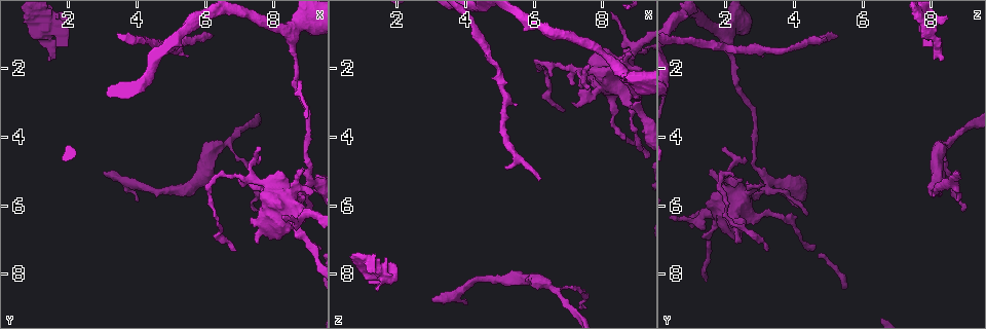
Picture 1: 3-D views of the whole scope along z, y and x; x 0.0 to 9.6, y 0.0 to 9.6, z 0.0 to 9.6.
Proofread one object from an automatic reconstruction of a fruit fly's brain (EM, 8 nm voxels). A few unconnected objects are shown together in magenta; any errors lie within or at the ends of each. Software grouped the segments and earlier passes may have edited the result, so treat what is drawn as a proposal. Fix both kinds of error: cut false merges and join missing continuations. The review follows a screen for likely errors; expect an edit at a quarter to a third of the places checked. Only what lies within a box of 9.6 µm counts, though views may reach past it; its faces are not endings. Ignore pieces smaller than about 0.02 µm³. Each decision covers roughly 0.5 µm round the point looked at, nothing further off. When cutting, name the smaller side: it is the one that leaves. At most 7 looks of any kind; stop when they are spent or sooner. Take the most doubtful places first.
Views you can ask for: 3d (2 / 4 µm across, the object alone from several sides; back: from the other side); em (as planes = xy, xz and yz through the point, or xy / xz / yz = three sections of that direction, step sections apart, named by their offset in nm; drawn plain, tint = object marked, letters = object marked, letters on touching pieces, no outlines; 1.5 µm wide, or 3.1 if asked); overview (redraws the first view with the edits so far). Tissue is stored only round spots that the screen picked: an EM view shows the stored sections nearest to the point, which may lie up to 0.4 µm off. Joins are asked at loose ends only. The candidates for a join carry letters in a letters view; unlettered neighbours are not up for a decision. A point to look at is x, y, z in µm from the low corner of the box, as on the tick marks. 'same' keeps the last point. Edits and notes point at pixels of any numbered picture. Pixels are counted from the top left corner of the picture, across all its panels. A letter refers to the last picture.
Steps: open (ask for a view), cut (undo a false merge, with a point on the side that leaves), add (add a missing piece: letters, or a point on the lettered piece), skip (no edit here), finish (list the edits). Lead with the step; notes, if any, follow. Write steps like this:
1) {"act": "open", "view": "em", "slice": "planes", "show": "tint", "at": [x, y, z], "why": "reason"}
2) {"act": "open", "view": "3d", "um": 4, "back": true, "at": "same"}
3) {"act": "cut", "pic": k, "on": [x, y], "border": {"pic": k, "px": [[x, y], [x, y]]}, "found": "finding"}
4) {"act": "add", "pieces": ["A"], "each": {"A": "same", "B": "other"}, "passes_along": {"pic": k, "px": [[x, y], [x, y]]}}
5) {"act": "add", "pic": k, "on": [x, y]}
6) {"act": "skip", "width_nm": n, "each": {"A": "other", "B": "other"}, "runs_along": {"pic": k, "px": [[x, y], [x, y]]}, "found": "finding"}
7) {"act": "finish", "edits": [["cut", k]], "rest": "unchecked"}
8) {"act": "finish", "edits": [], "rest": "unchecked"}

{"act": "open", "view": "em", "slice": "yz", "step": 4, "show": "letters", "at": [6.20, 1.00, 5.20]}

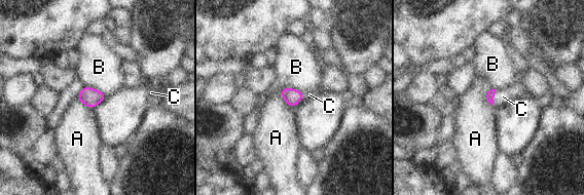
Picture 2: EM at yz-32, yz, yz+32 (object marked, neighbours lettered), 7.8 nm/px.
{"act": "add", "pieces": ["C"], "each": {"A": "other", "B": "other", "C": "same"}, "found": "the cell continues"}

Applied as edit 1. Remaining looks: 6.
{"act": "open", "view": "overview", "why": "redraw"}

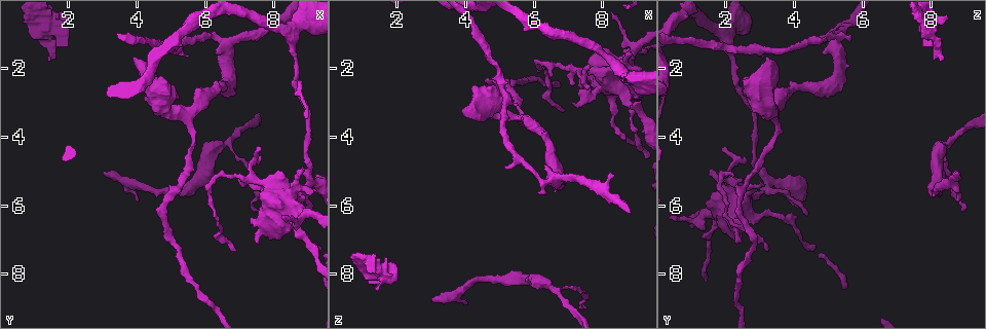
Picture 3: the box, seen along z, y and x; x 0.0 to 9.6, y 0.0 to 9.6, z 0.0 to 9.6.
{"act": "open", "view": "3d", "um": 2, "at": [8.30, 4.95, 2.00], "why": "branch stops here"}

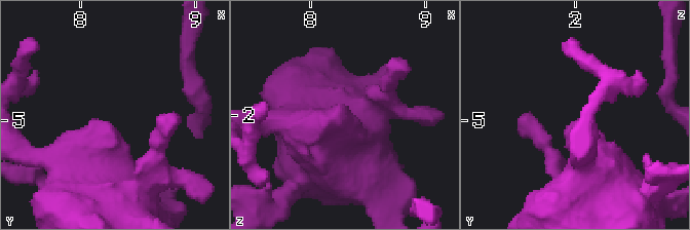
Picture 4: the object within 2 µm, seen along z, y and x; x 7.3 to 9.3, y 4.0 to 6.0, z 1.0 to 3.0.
{"act": "open", "view": "em", "slice": "planes", "show": "letters", "at": [8.22, 5.02, 1.98], "why": "now the EM"}

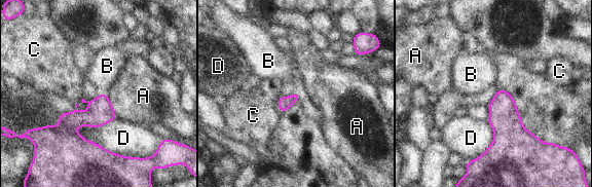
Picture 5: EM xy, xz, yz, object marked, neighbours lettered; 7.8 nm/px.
{"act": "skip", "each": {"A": "other", "B": "other", "C": "other", "D": "other"}, "border": {"pic": 5, "px": [[99, 92], [106, 95]]}, "found": "no lettered piece goes on from it"}

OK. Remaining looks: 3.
{"act": "finish", "edits": [["add", 2]], "rest": "unchecked"}

